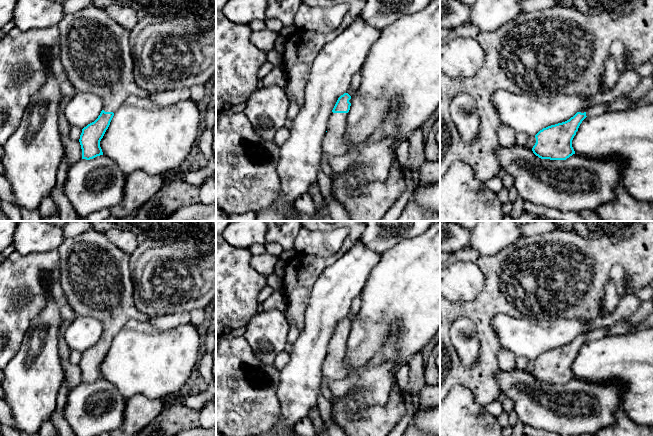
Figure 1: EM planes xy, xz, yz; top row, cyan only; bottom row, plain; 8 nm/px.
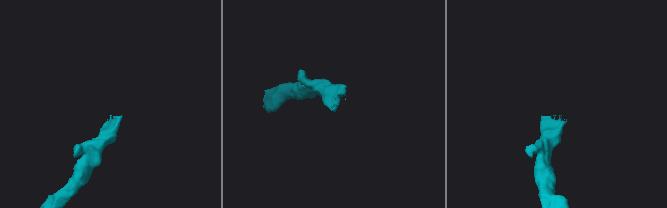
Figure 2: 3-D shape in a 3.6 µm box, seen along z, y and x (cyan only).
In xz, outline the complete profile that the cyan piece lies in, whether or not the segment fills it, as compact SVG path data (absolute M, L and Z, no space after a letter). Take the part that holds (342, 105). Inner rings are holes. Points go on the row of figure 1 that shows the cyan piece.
M348 93L341 95L329 117L327 132L322 142L322 152L329 156L342 156L349 152L350 143L345 139L347 117L351 106L351 96Z

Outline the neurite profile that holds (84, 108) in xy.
M77 92L65 108L65 116L71 126L81 129L94 122L103 110L100 96L87 92Z

